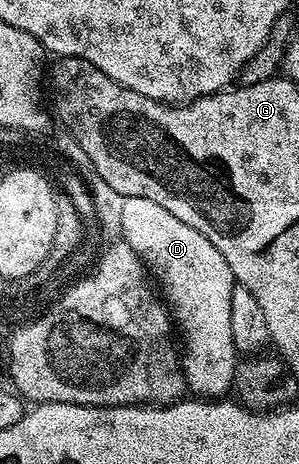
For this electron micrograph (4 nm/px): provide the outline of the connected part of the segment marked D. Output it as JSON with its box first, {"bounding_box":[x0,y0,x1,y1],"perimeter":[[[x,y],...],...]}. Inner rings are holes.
{"bounding_box":[119,197,237,399],"perimeter":[[[125,197],[119,233],[157,282],[181,334],[181,360],[188,390],[199,399],[230,394],[235,384],[237,354],[229,328],[229,299],[233,299],[237,282],[229,263],[225,263],[225,255],[201,231],[182,223],[151,199]]]}

